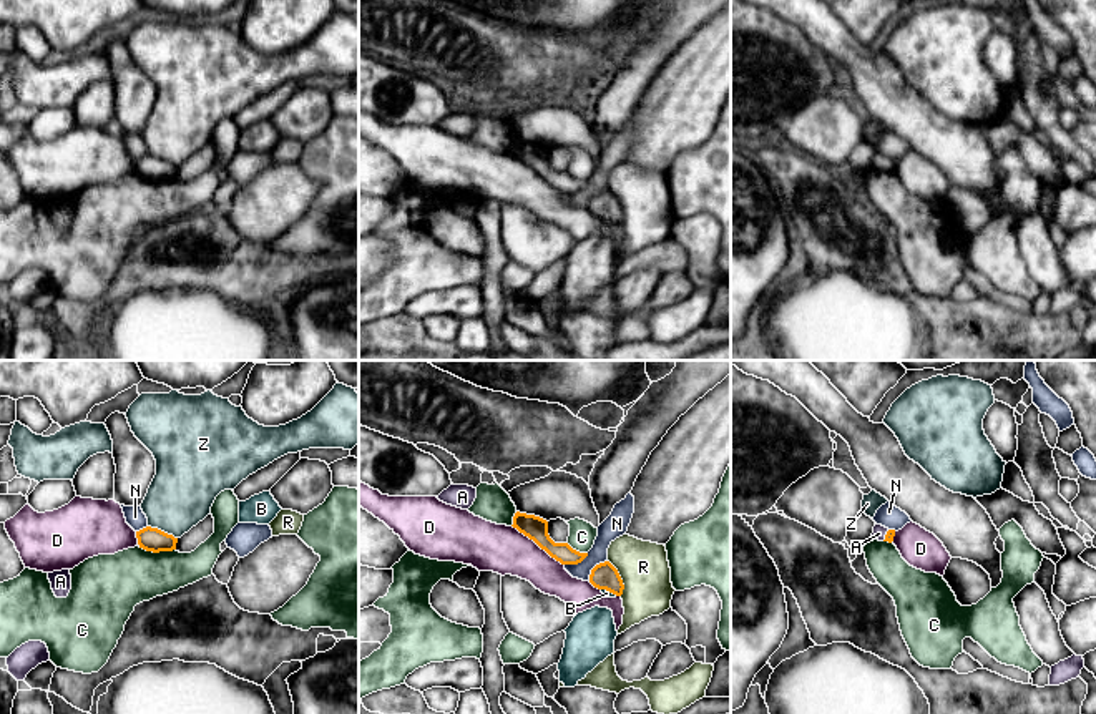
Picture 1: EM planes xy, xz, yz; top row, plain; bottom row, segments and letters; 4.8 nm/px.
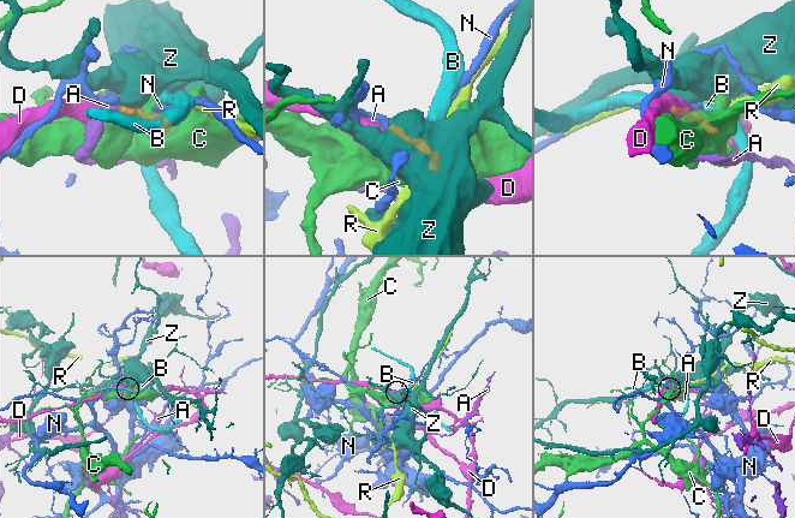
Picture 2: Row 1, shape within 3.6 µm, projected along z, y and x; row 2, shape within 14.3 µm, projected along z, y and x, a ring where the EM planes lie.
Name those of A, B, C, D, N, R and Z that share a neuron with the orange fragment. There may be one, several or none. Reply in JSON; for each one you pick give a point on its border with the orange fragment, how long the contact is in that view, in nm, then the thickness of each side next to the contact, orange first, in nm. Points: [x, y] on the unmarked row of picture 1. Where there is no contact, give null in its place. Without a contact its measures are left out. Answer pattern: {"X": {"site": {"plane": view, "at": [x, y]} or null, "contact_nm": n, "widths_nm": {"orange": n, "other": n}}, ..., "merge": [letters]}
{"A": {"site": {"plane": "yz", "at": [885, 163]}, "contact_nm": 70, "widths_nm": {"orange": 50, "other": 70}}, "merge": ["A"]}

